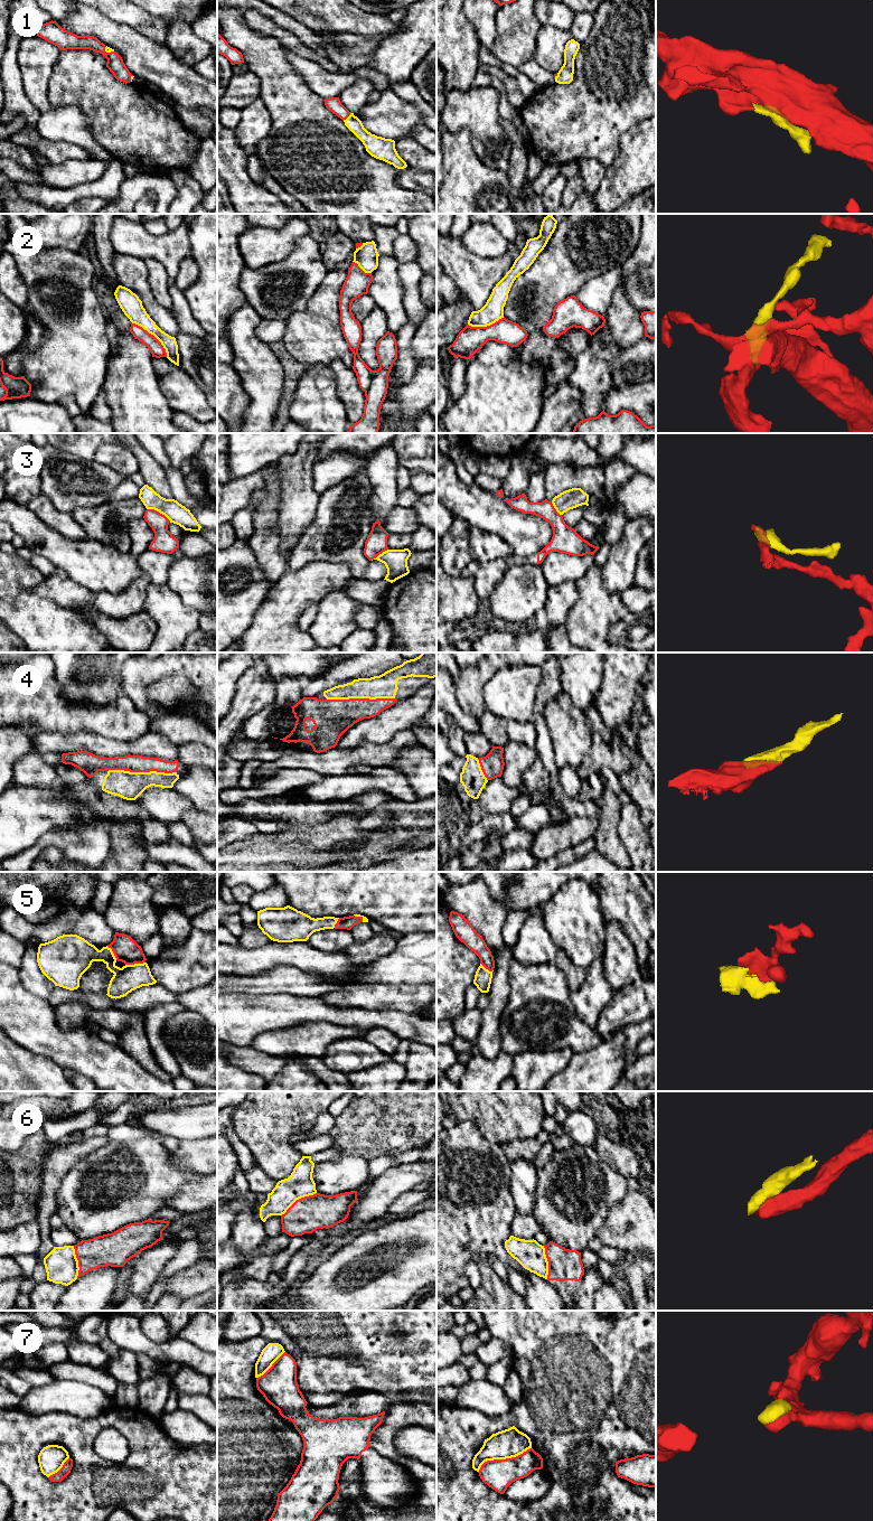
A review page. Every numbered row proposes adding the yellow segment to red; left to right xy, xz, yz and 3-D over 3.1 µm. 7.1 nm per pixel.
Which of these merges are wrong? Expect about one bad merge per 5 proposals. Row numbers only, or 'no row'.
3, 6

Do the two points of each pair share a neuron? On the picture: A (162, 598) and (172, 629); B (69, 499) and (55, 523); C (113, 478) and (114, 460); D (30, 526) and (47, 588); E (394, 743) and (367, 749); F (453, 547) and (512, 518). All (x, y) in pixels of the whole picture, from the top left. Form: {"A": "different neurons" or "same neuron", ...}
{"A": "same neuron", "B": "different neurons", "C": "different neurons", "D": "different neurons", "E": "same neuron", "F": "different neurons"}

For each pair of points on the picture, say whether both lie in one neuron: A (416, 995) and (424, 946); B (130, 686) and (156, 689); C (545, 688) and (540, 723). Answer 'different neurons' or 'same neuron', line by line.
A: different neurons
B: same neuron
C: same neuron

